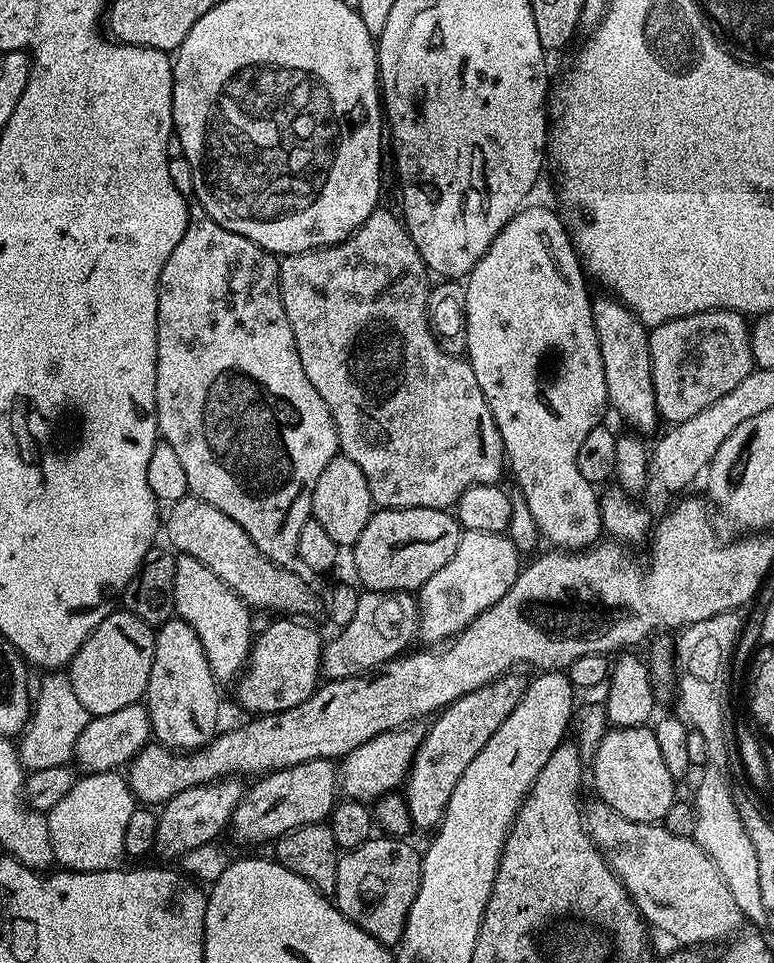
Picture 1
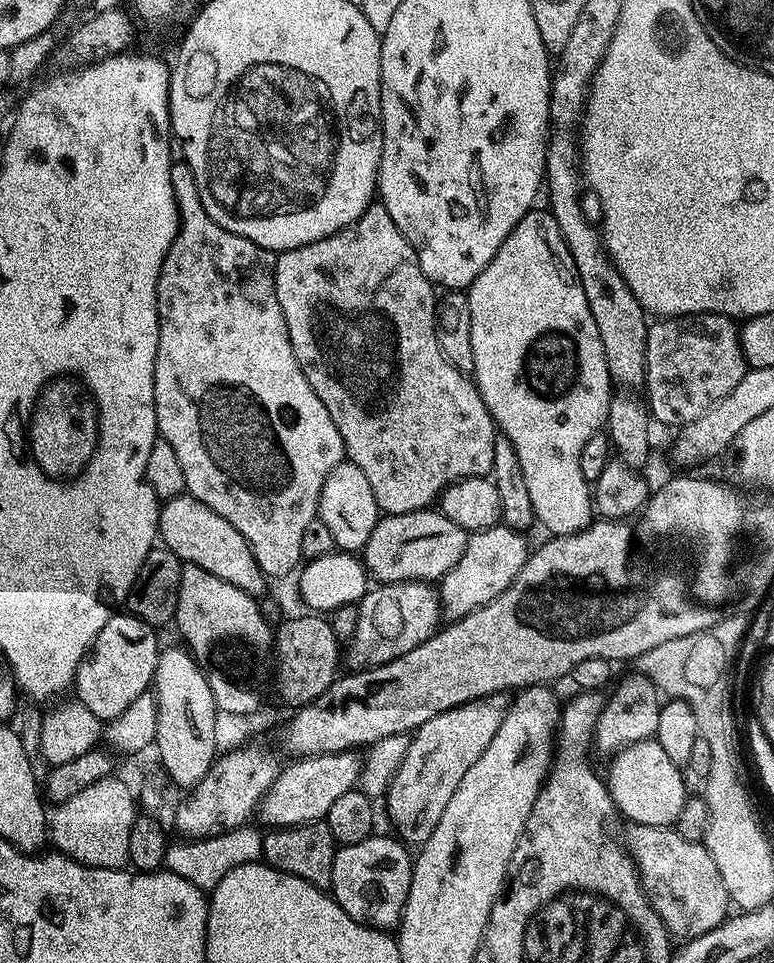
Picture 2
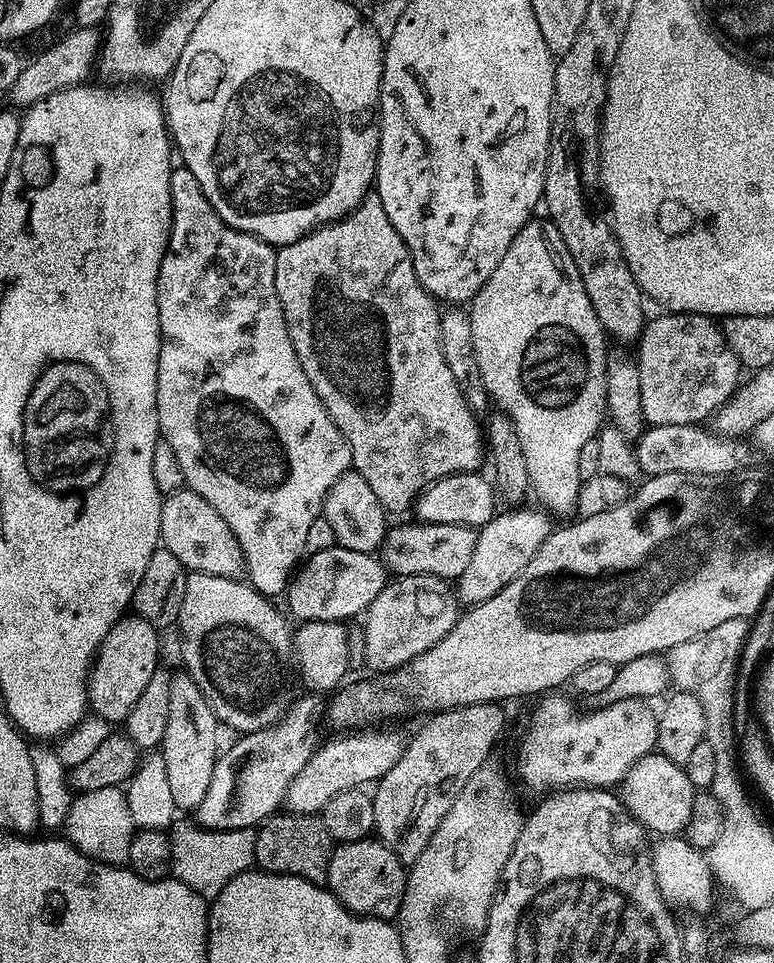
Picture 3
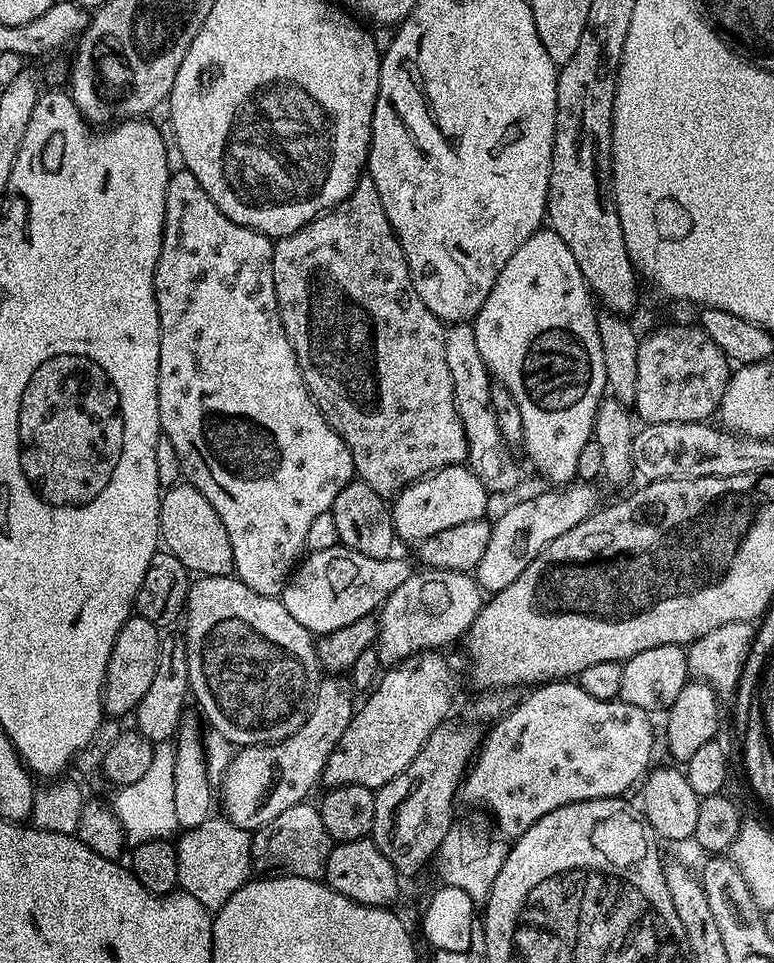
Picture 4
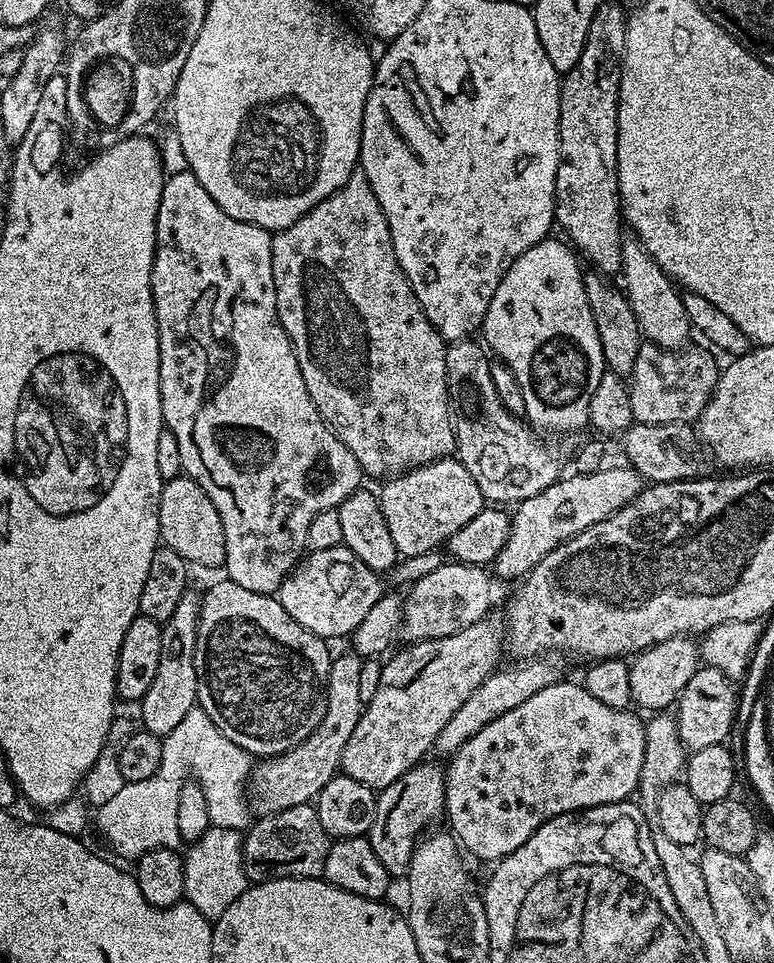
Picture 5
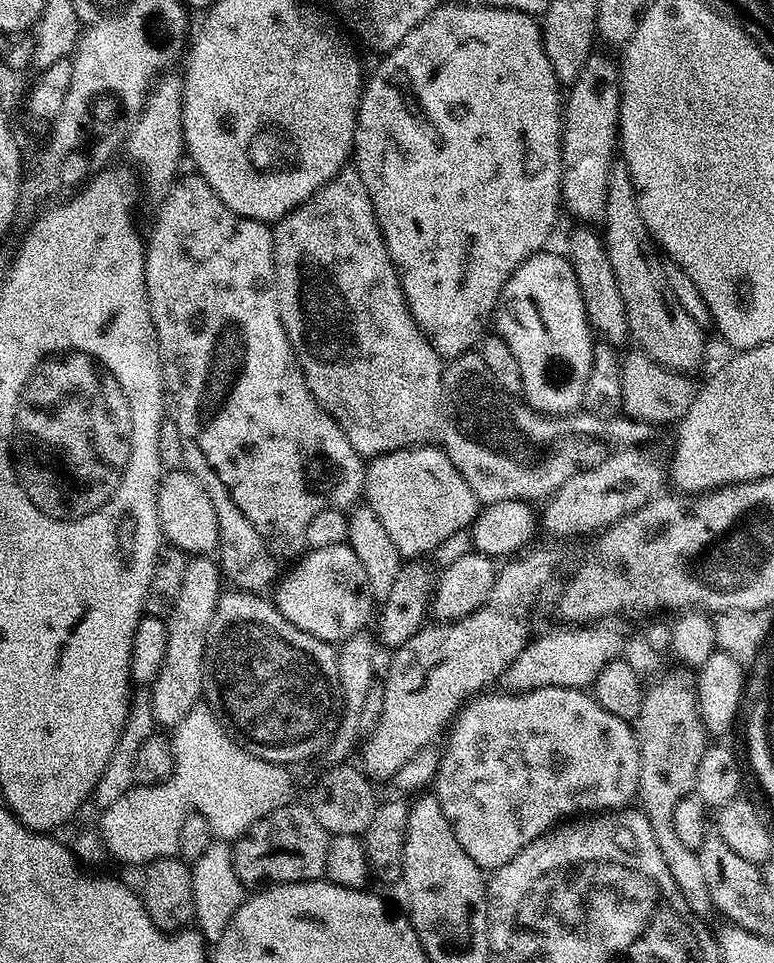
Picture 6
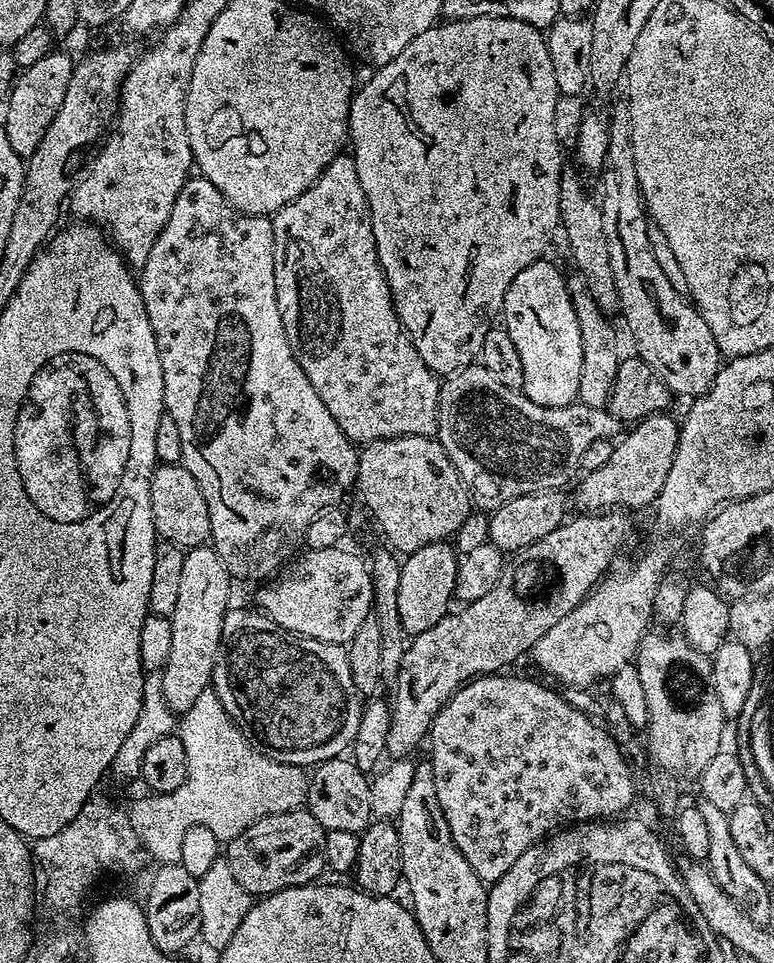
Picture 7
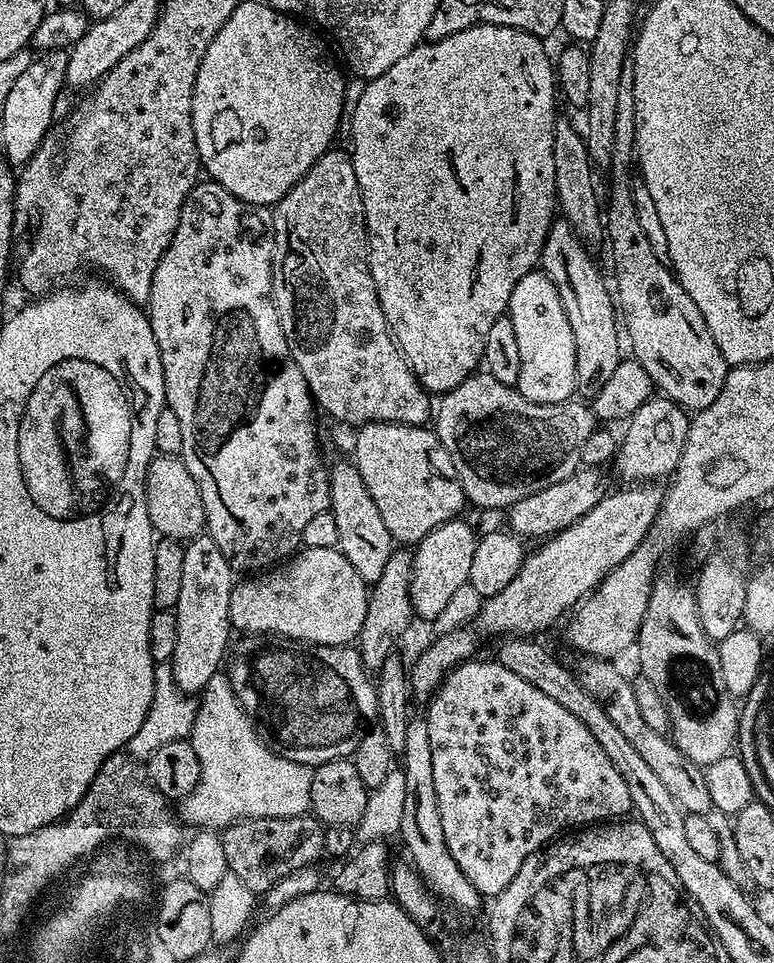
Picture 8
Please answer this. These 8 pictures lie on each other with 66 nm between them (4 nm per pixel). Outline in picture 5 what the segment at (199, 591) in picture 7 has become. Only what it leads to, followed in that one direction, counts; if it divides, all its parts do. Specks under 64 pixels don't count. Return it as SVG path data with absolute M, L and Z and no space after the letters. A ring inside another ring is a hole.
M189 590L182 594L182 602L178 602L178 607L175 608L174 614L170 614L170 618L163 621L162 624L162 654L158 658L158 674L154 674L154 682L150 682L150 690L146 690L144 699L139 701L138 708L140 708L140 720L139 723L142 725L143 731L154 734L158 737L166 737L178 724L185 718L186 714L190 713L192 708L197 707L196 702L196 691L198 690L198 674L196 673L196 667L194 666L194 650L196 649L196 643L198 642L198 622L200 621L200 596L195 591Z

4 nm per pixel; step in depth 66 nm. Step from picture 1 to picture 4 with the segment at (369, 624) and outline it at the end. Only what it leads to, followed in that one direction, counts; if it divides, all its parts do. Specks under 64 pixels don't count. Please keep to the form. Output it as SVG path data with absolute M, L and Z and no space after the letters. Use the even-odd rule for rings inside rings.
M445 568L416 570L406 582L403 582L402 586L398 586L392 594L385 598L379 609L374 651L377 658L380 659L381 665L395 666L419 652L447 649L447 644L454 643L459 636L461 639L474 622L474 618L478 618L482 607L480 596L482 597L482 589L477 584L475 575Z

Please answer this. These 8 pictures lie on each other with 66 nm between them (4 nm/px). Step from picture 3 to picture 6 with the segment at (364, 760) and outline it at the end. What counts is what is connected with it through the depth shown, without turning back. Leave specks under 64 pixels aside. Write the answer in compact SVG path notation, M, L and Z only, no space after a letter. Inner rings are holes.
M540 548L537 552L525 551L515 558L509 559L505 568L501 567L496 574L496 581L488 595L488 602L478 610L474 610L461 620L436 622L415 632L401 648L391 653L392 661L388 664L388 673L382 683L382 714L378 722L367 733L362 747L359 749L359 767L365 776L373 781L391 781L398 770L418 754L423 747L437 739L440 732L451 725L456 713L472 699L479 696L491 684L495 685L500 675L522 654L522 650L530 643L528 636L528 619L532 616L532 607L536 604L536 595L547 586L556 572L556 556L548 548Z

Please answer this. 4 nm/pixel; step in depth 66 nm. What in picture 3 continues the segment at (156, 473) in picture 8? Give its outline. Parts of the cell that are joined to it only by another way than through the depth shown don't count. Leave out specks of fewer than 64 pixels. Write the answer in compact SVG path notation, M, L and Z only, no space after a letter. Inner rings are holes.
M185 486L177 492L167 493L163 497L160 509L160 544L189 572L201 572L202 574L214 574L218 578L230 578L231 580L243 577L244 555L238 546L238 538L234 538L234 530L226 526L222 514L206 502L198 493Z

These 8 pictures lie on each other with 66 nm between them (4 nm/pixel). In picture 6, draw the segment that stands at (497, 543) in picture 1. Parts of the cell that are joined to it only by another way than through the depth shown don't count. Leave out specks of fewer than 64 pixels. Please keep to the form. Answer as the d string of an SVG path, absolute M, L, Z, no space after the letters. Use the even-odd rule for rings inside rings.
M630 448L613 451L602 462L602 466L577 470L562 487L543 505L542 528L552 536L578 536L582 532L599 533L601 530L617 524L623 516L629 516L634 510L641 508L646 501L652 499L661 491L660 483L666 480L666 472L660 469L660 464L648 453L648 450Z

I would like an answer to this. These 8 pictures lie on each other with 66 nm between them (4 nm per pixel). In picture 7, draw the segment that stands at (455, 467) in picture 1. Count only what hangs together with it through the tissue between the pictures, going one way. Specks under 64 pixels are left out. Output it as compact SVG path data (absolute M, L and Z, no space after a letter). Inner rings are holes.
M336 156L319 178L292 203L282 206L271 221L278 314L282 314L282 326L298 366L310 378L310 386L318 390L318 398L330 410L334 422L338 422L349 440L360 446L398 436L435 437L440 419L441 381L422 362L412 339L400 325L386 274L378 262L372 215L362 182L358 182L354 157Z

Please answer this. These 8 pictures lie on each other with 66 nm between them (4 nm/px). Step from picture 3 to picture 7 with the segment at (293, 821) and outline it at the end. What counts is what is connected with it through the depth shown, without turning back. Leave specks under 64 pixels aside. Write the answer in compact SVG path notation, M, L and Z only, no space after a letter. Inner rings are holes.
M301 806L290 812L274 813L262 817L254 822L248 829L243 830L226 844L226 861L230 872L253 898L263 898L274 894L283 888L299 888L301 884L310 884L317 879L320 868L325 867L323 858L324 827L308 812L307 807Z

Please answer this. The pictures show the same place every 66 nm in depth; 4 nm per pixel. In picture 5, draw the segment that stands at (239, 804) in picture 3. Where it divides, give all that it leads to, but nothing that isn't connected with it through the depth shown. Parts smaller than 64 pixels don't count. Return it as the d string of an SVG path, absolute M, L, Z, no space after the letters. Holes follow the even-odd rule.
M348 650L345 656L337 655L328 675L328 705L314 734L310 734L306 742L294 746L280 756L261 759L252 768L250 808L257 817L270 816L290 806L315 801L322 786L326 786L326 782L330 782L330 778L334 778L341 771L342 750L346 750L346 742L350 742L350 734L354 734L354 726L358 726L358 718L364 707L362 698L358 698L358 682L362 682L363 665L364 660L355 651Z

